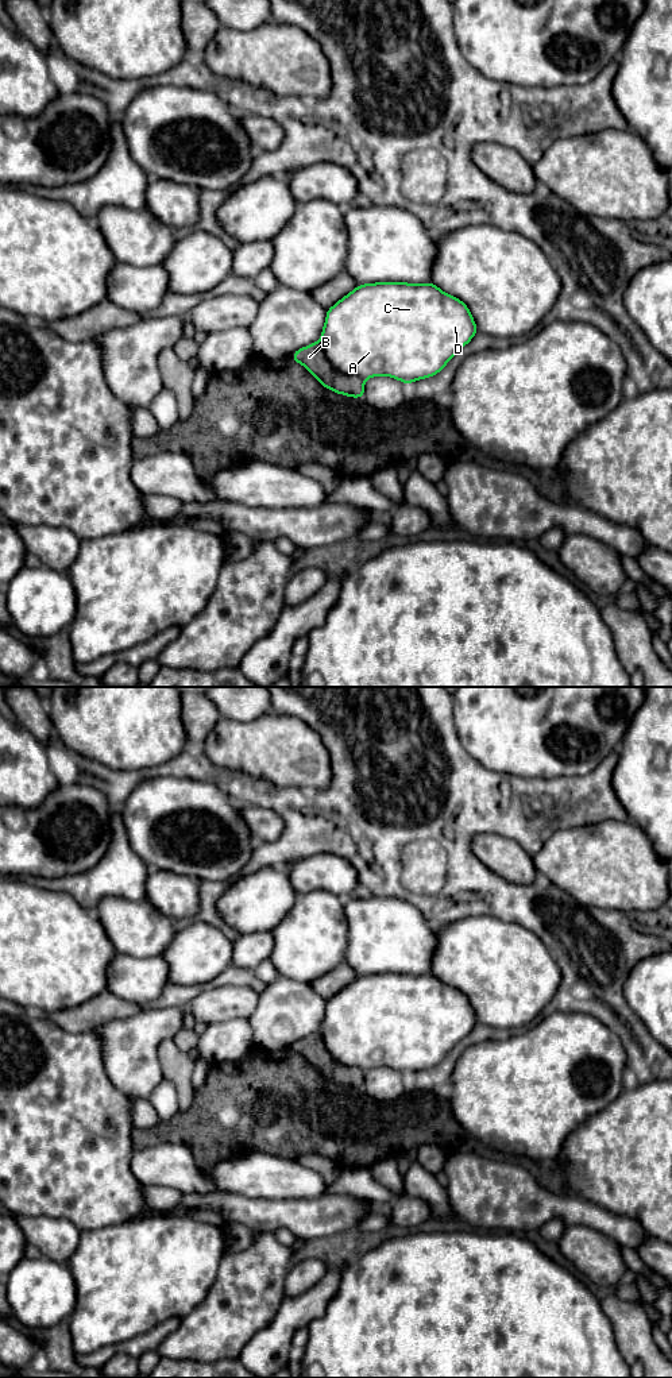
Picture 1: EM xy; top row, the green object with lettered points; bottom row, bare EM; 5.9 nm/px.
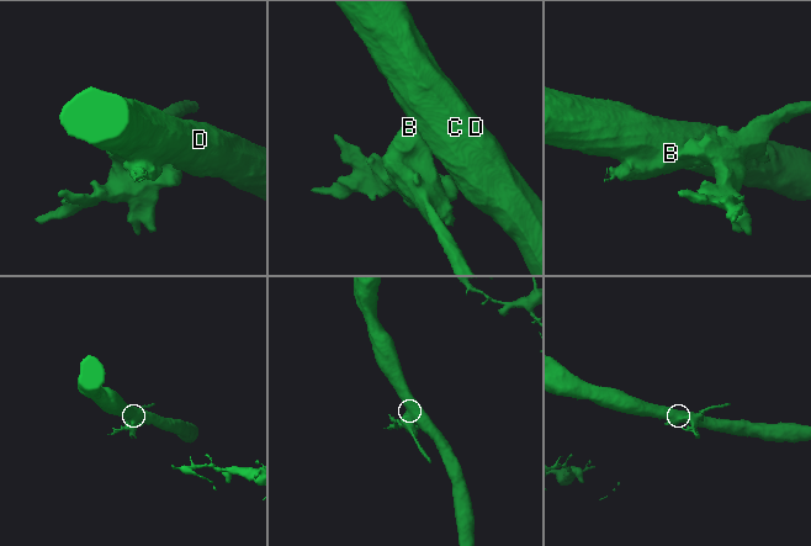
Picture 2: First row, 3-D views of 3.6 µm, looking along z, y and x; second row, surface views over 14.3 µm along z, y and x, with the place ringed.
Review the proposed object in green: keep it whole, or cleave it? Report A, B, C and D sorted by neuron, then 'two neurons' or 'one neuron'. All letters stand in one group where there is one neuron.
A C D / B | two neurons

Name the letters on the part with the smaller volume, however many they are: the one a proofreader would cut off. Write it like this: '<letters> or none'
B

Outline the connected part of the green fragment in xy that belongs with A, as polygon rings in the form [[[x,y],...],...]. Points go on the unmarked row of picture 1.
[[[376,973],[358,976],[327,1000],[320,1035],[329,1054],[341,1065],[359,1068],[363,1072],[386,1066],[410,1076],[414,1072],[439,1065],[471,1032],[476,1023],[478,1019],[468,997],[436,976],[430,973]]]

